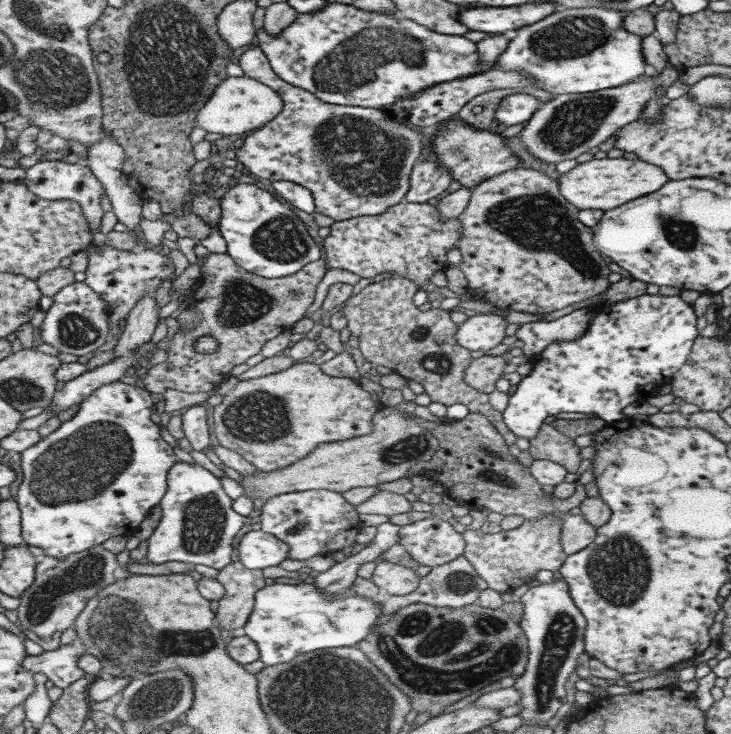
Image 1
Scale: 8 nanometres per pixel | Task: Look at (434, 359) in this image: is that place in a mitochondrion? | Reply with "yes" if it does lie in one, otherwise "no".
yes

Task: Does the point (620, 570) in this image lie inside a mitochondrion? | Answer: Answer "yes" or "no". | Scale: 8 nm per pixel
yes

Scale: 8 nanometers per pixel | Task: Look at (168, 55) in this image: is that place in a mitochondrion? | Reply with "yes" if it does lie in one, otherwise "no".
yes

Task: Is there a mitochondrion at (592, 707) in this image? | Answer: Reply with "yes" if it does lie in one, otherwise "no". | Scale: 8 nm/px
no

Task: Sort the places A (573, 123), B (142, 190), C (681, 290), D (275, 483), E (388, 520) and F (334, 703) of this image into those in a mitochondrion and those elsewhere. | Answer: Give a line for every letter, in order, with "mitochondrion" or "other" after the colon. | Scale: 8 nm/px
A: mitochondrion
B: other
C: other
D: other
E: other
F: mitochondrion

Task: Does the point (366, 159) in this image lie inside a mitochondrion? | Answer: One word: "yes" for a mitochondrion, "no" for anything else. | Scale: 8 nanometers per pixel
yes

